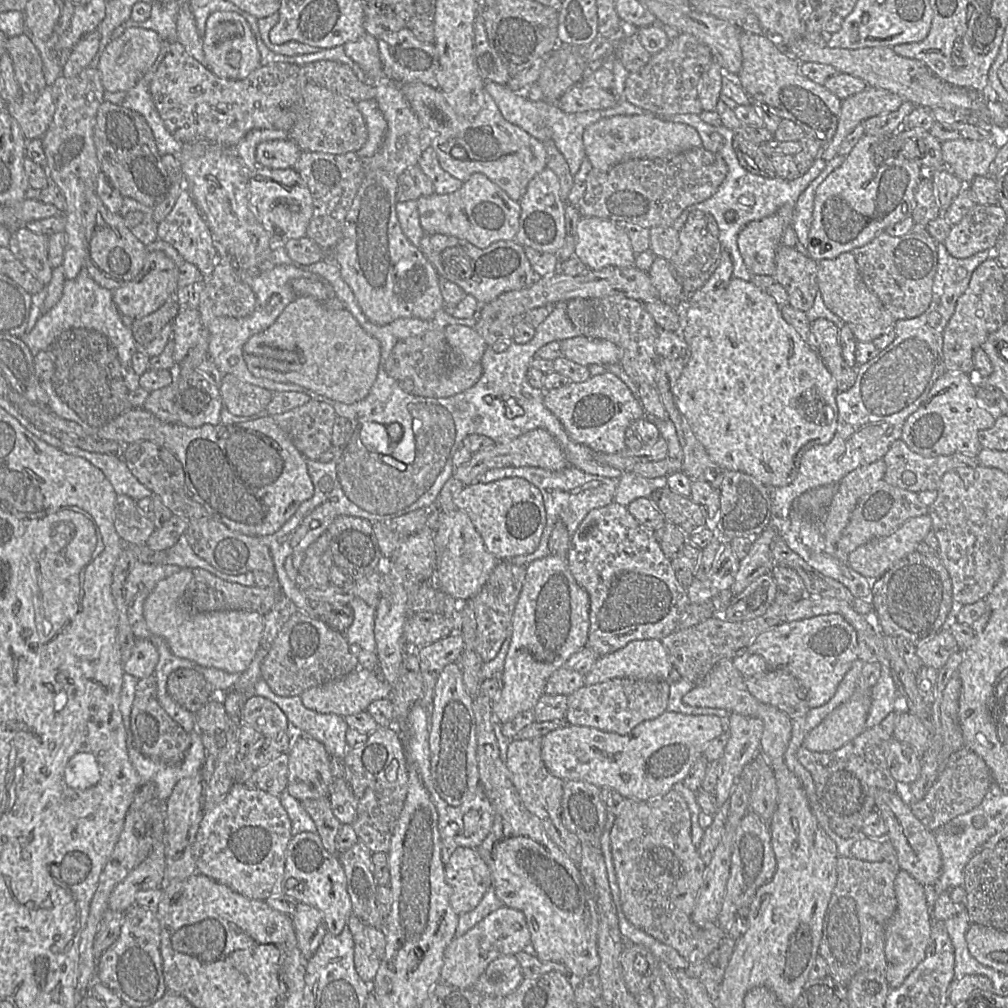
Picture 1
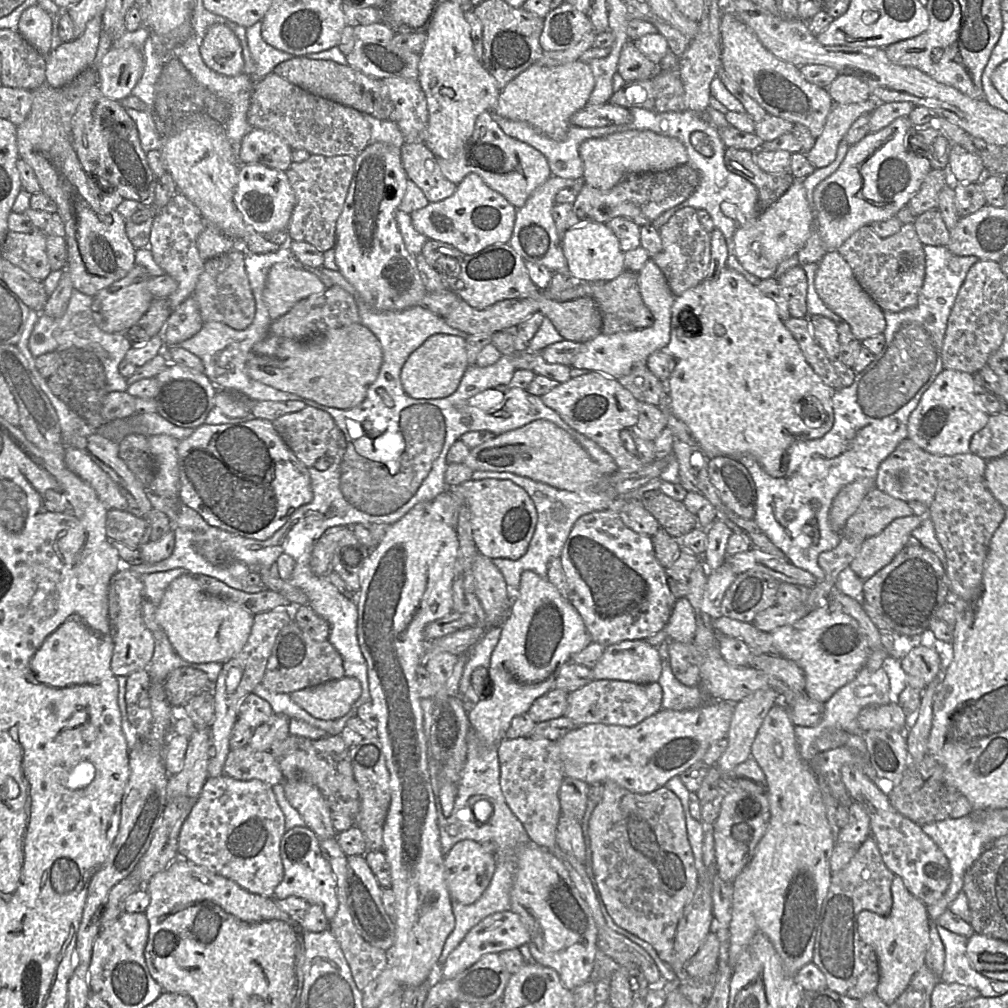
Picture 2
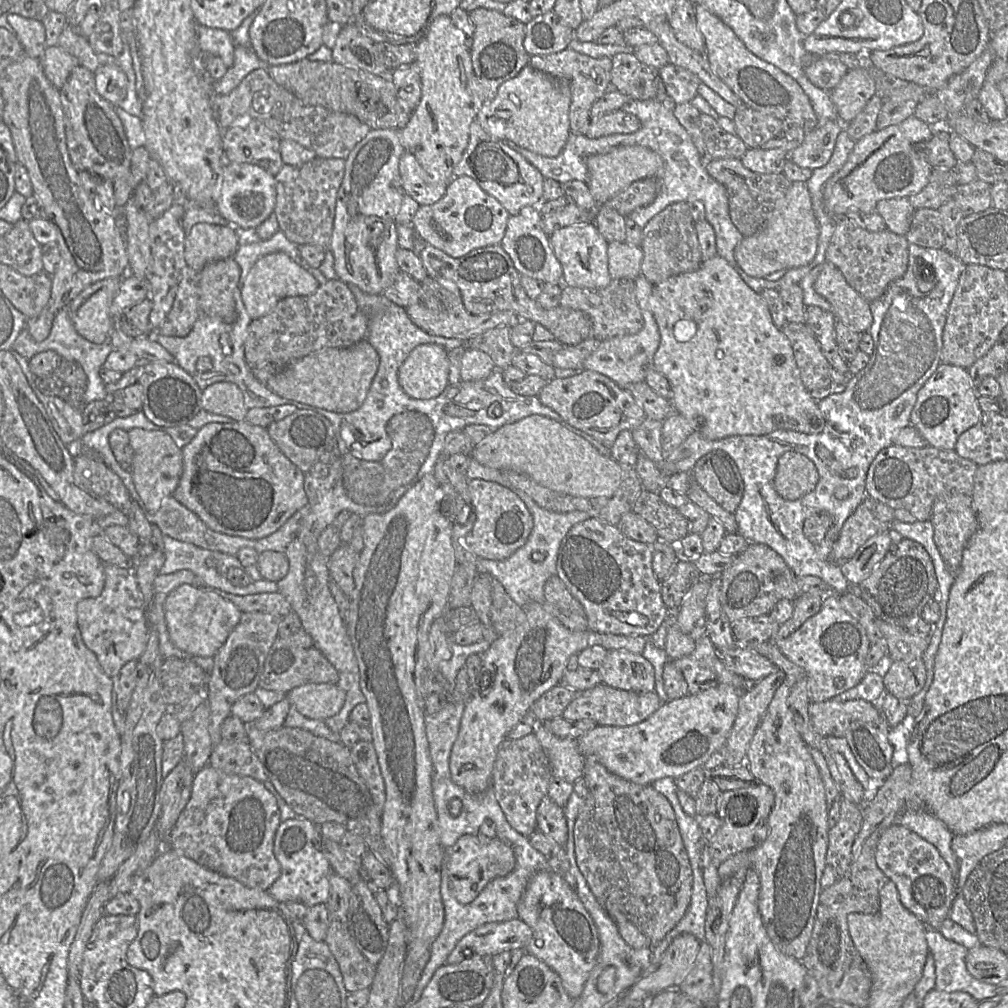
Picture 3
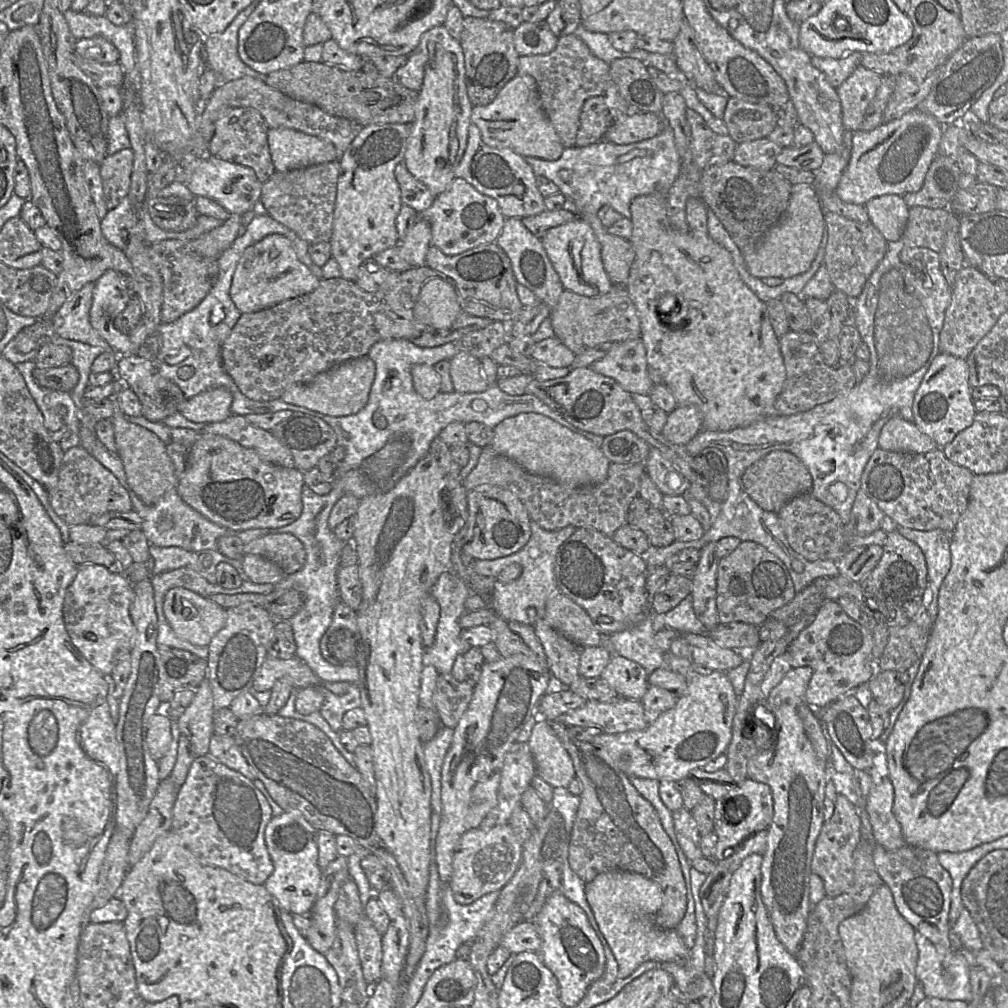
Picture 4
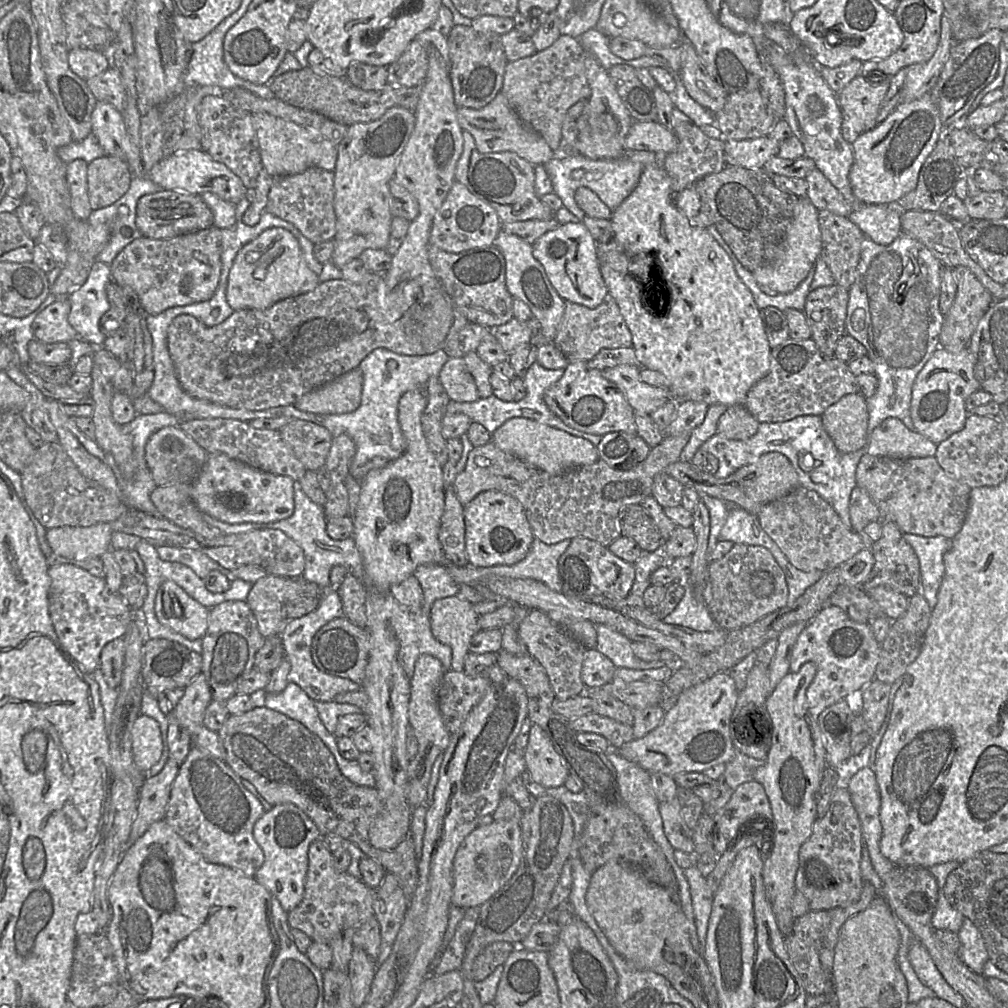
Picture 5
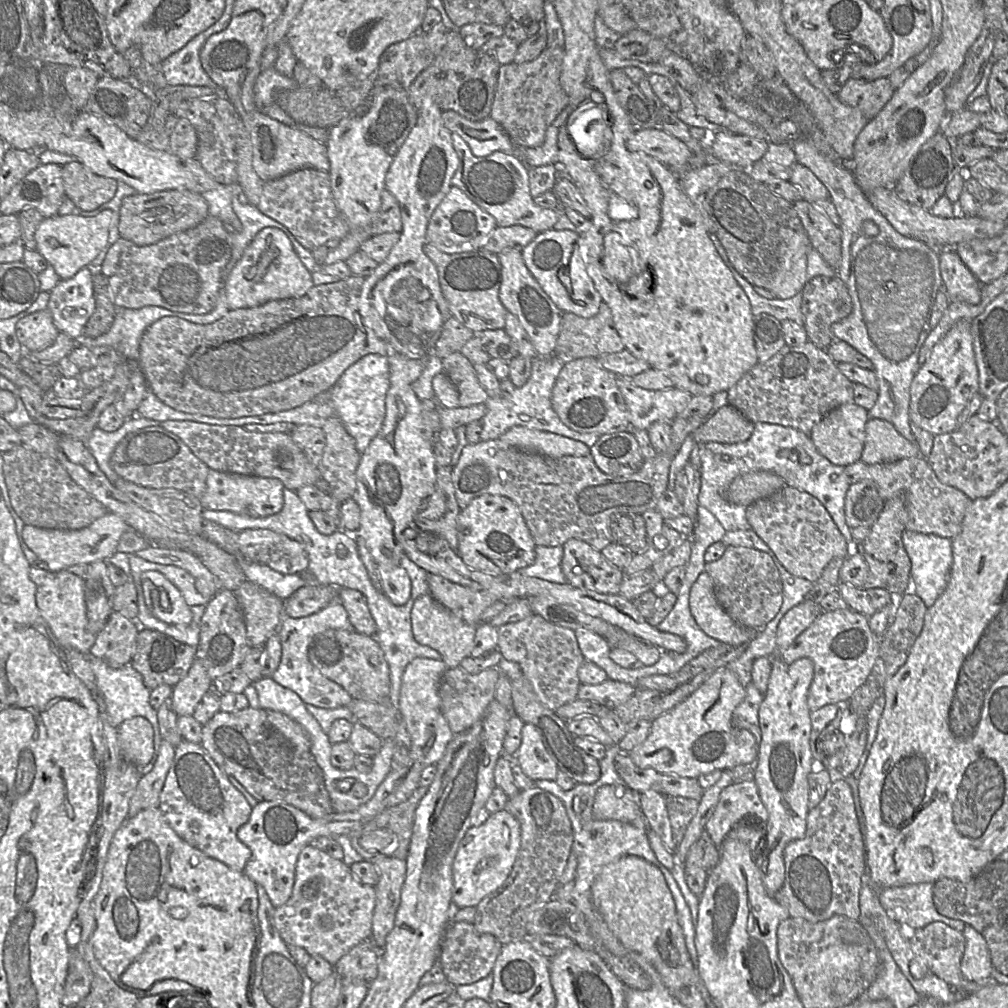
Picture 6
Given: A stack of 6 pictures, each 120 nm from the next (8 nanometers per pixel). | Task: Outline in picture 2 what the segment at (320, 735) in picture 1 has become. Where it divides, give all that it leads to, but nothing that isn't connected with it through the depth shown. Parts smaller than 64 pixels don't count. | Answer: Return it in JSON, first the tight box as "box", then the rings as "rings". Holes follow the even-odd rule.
{"box":[252,683,333,733],"rings":[[[261,683],[254,688],[252,693],[267,701],[275,714],[284,714],[290,719],[295,718],[302,720],[311,726],[324,730],[327,733],[333,727],[332,720],[320,720],[314,718],[307,711],[294,703],[289,694],[272,693]]]}

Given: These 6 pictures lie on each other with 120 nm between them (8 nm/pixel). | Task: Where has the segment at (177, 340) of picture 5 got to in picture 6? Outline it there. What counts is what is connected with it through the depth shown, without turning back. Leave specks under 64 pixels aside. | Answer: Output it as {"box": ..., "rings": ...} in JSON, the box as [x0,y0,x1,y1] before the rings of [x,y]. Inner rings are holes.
{"box":[137,275,428,418],"rings":[[[351,275],[335,283],[314,285],[302,297],[273,300],[255,307],[230,310],[224,317],[211,324],[195,324],[176,316],[163,317],[155,321],[144,331],[141,337],[137,360],[147,382],[147,391],[151,390],[159,400],[177,411],[214,418],[241,418],[288,411],[313,400],[317,395],[330,390],[352,364],[368,354],[388,357],[399,353],[410,358],[426,359],[428,350],[424,347],[424,343],[413,332],[408,331],[405,326],[399,324],[395,328],[396,335],[391,333],[391,341],[387,343],[380,339],[366,323],[359,306],[364,281],[365,277]]]}

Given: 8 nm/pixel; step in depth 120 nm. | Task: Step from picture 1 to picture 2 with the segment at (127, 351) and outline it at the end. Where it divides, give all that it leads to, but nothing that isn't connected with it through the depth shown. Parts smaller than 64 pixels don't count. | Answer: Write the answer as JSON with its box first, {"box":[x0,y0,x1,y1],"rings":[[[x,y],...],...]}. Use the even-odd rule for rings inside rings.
{"box":[28,290,132,393],"rings":[[[73,290],[65,312],[58,318],[51,318],[40,313],[28,339],[28,349],[35,358],[46,352],[62,351],[70,347],[81,348],[95,353],[100,359],[106,375],[107,393],[126,391],[128,383],[119,372],[119,365],[132,343],[124,333],[106,333],[99,329],[92,315],[93,297]]]}

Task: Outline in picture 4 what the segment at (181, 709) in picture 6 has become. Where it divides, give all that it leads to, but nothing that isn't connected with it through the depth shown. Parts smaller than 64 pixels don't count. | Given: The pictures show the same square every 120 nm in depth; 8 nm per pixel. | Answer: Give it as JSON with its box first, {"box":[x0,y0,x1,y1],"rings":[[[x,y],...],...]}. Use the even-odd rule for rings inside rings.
{"box":[176,681,214,757],"rings":[[[203,681],[196,689],[190,705],[176,720],[180,733],[187,737],[195,757],[208,754],[213,731],[214,703],[212,690]]]}

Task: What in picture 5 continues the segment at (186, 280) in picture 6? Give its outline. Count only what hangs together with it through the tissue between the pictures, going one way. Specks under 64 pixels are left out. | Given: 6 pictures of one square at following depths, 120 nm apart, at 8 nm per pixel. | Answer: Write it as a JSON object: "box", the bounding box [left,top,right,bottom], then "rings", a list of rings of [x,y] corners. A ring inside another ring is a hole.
{"box":[110,226,222,315],"rings":[[[212,226],[171,239],[135,239],[110,264],[111,281],[132,289],[146,315],[207,301],[217,290],[222,270],[221,230]]]}

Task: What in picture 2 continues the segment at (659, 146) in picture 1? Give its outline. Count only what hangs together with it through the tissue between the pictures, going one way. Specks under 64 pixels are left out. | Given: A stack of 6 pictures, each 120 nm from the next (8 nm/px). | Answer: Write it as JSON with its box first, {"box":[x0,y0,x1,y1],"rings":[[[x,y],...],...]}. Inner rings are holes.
{"box":[579,130,687,190],"rings":[[[628,130],[583,141],[579,155],[584,165],[584,184],[608,190],[628,175],[661,172],[687,163],[687,150],[676,138],[659,135],[650,130]]]}

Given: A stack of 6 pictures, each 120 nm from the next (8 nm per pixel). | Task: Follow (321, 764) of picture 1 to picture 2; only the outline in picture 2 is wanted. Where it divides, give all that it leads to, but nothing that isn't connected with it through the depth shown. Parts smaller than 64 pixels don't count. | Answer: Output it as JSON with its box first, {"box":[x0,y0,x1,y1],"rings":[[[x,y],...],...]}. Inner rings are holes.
{"box":[283,781,338,840],"rings":[[[284,781],[283,788],[286,799],[290,805],[299,812],[306,826],[311,829],[320,840],[337,837],[338,833],[331,823],[330,805],[317,787],[304,782]]]}

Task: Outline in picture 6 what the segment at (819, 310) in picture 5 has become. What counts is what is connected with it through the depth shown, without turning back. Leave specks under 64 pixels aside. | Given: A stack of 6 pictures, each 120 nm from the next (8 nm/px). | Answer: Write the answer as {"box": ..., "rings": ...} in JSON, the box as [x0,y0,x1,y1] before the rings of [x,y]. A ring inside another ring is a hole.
{"box":[801,276,853,350],"rings":[[[816,276],[806,282],[801,292],[801,311],[808,341],[822,350],[827,350],[835,341],[831,331],[832,325],[846,318],[852,311],[853,303],[848,288],[837,276]]]}

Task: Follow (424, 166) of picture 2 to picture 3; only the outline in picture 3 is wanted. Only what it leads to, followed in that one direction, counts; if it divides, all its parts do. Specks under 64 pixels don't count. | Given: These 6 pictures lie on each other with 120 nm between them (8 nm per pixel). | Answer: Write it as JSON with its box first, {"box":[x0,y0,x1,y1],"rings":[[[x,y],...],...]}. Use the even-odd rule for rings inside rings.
{"box":[399,151,449,206],"rings":[[[404,151],[400,157],[399,173],[404,195],[413,198],[420,206],[432,205],[439,201],[449,184],[434,180],[408,151]]]}

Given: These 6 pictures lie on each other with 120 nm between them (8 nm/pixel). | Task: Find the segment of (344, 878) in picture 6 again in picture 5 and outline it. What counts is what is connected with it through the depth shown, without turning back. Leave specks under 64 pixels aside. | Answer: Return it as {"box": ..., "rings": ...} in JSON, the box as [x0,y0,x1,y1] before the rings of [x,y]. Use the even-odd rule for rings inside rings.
{"box":[288,838,375,944],"rings":[[[321,838],[313,842],[308,850],[308,870],[304,885],[304,895],[300,904],[288,912],[291,929],[297,929],[308,935],[313,942],[330,944],[333,938],[346,929],[359,930],[373,916],[375,890],[369,888],[361,879],[348,872],[338,872],[334,866],[332,853],[325,847]]]}

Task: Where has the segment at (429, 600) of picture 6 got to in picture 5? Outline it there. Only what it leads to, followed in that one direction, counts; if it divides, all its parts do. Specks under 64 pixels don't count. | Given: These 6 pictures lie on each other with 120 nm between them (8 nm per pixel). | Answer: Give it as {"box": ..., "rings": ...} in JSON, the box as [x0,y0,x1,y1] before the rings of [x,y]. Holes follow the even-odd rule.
{"box":[429,596,480,672],"rings":[[[457,596],[438,599],[429,617],[433,636],[452,649],[451,669],[463,672],[471,638],[480,630],[473,604]]]}

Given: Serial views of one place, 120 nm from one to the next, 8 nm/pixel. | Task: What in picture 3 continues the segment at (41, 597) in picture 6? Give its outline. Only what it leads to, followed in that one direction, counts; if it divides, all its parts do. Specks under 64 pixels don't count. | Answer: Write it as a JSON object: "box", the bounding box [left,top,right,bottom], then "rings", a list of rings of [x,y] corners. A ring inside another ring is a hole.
{"box":[76,564,149,677],"rings":[[[104,564],[104,574],[105,583],[100,595],[81,600],[76,613],[83,642],[96,655],[103,672],[113,677],[127,662],[137,661],[142,655],[148,640],[149,624],[133,570]]]}

